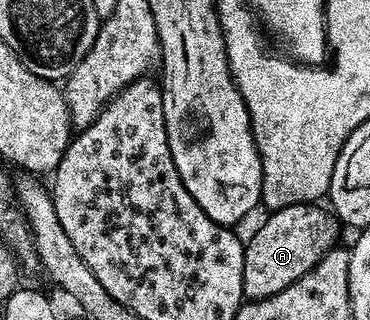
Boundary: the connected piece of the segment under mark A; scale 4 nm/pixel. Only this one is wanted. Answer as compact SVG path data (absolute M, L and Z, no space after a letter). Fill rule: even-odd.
M312 202L309 204L291 204L288 207L276 209L268 215L270 217L254 232L250 240L248 238L244 245L243 257L245 258L245 265L242 270L243 294L247 300L264 300L273 294L277 294L281 290L285 290L285 286L289 286L293 282L297 282L297 278L301 278L305 274L311 272L312 269L315 268L317 262L319 262L331 248L336 247L336 244L338 243L337 236L339 231L341 231L341 226L338 219L328 209L324 208L323 210L321 207L323 206Z

